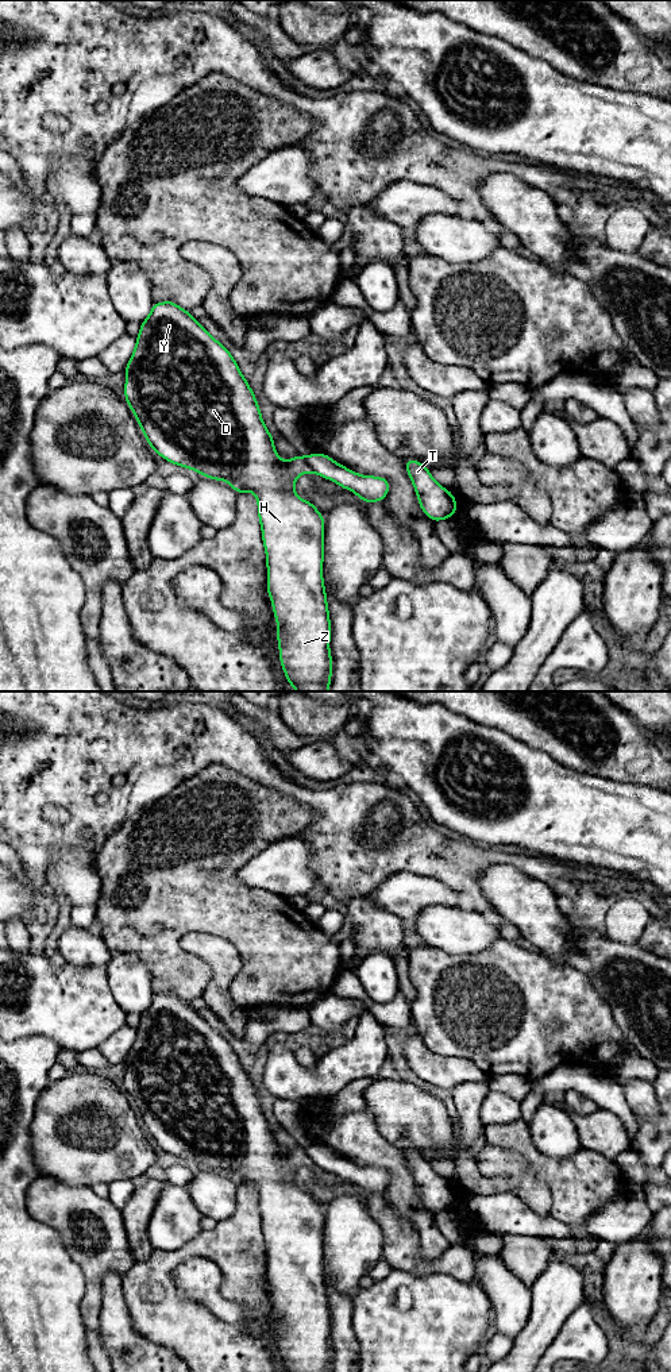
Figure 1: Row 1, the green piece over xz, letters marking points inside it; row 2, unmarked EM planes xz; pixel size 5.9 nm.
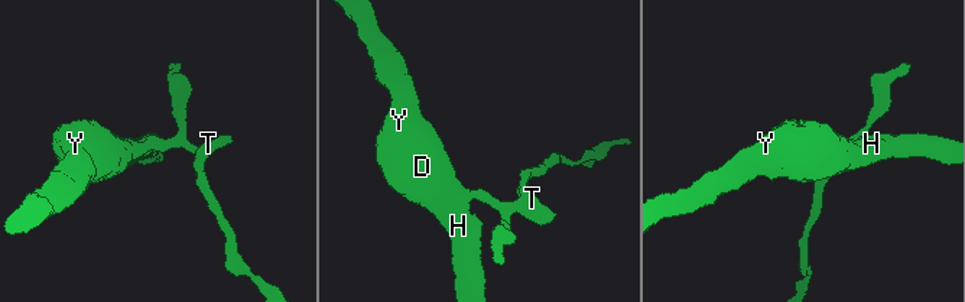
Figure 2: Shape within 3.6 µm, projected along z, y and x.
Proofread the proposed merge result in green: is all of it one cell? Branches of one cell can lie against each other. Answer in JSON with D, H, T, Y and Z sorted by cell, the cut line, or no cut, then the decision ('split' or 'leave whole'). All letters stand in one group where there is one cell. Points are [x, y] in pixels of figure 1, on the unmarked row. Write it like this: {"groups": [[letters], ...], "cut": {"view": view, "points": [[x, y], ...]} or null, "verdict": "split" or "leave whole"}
{"groups": [["D", "H", "Y", "Z"], ["T"]], "cut": {"view": "xz", "points": [[304, 1149], [311, 1162]]}, "verdict": "split"}

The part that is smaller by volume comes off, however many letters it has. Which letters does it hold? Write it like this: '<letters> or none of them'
T

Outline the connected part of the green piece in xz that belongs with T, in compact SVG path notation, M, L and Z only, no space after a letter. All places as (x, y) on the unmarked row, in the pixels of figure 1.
M413 1149L404 1152L424 1206L435 1214L452 1210L458 1202L458 1194L454 1186L440 1178L421 1153Z

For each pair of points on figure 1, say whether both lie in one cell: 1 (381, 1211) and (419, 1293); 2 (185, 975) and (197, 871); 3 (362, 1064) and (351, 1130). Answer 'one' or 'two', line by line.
1: two
2: one
3: two

